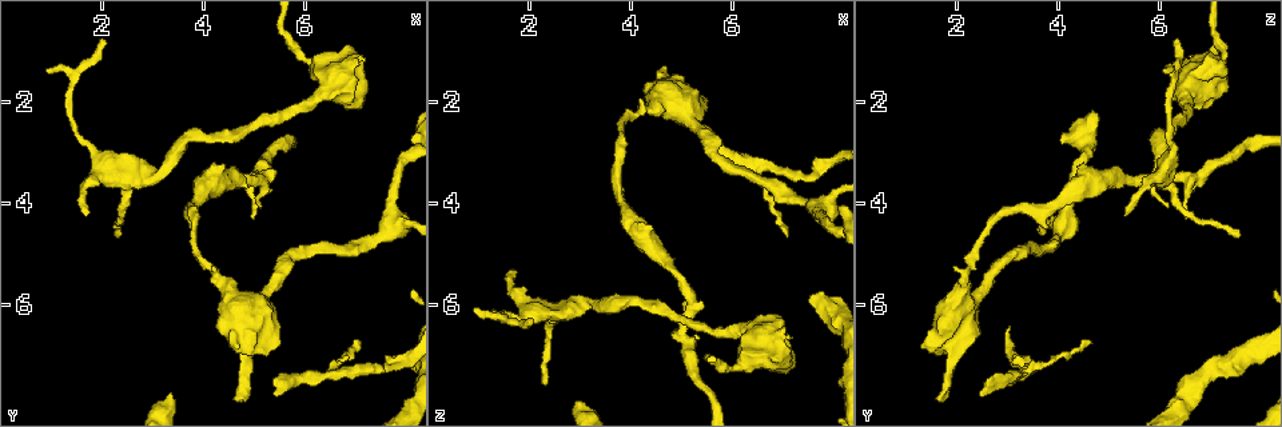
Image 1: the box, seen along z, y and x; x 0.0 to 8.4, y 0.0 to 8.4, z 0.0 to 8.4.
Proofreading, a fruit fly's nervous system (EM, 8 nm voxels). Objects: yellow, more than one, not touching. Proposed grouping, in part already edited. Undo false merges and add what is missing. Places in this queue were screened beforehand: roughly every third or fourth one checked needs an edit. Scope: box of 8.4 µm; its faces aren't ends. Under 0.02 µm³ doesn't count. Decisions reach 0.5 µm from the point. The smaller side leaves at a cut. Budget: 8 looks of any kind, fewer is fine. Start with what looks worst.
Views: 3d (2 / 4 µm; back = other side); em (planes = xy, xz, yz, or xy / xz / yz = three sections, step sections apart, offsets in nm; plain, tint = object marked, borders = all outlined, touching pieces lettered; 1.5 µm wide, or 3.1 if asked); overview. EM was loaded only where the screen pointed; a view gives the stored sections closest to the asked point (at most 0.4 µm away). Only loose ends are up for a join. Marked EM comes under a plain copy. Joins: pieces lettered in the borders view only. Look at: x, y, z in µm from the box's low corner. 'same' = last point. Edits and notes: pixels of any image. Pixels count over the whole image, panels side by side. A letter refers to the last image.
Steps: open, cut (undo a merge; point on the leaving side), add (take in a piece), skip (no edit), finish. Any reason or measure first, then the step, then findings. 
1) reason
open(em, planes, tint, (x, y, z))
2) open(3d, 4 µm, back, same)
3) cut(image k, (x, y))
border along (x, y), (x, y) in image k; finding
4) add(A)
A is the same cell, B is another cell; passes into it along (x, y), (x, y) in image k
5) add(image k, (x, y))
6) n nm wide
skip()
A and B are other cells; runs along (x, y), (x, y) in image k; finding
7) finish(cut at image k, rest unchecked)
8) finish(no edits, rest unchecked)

tapers out
open(em, planes, borders, (2.25, 4.60, 7.60))

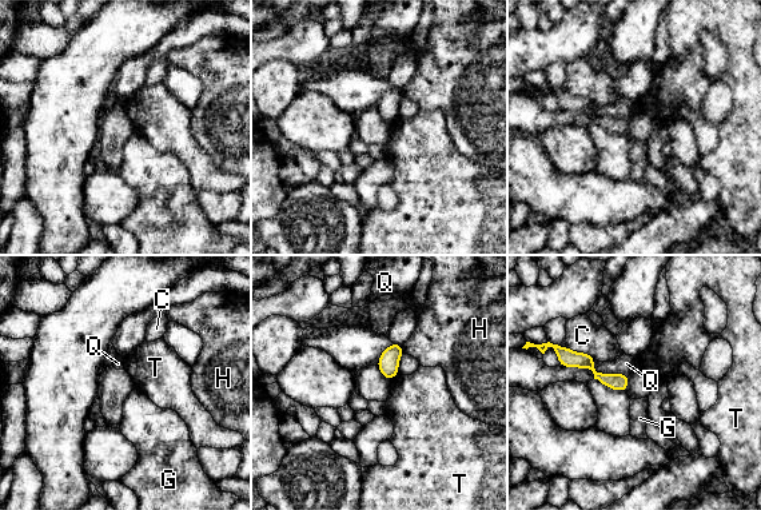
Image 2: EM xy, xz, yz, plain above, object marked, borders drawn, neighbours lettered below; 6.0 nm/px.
skip()
C, G, H, Q and T are other cells; runs along (561, 355), (624, 385) in image 2; no lettered piece goes on from it

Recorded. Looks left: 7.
branch stops here
open(3d, 2 µm, back, (1.70, 4.25, 5.30))

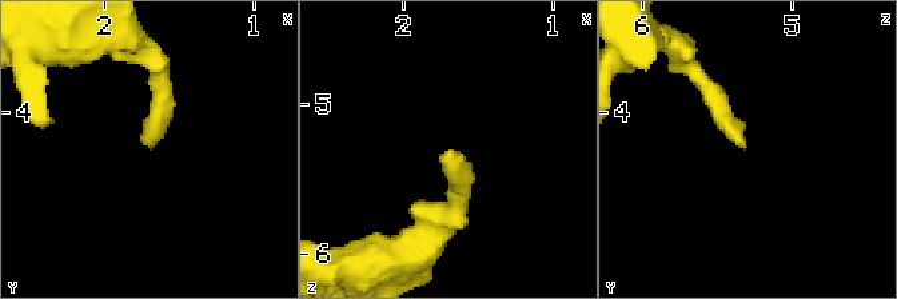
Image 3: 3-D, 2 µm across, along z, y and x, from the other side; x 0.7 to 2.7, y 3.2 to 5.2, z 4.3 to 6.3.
open(em, yz, step 4, borders, (1.68, 4.18, 5.28))

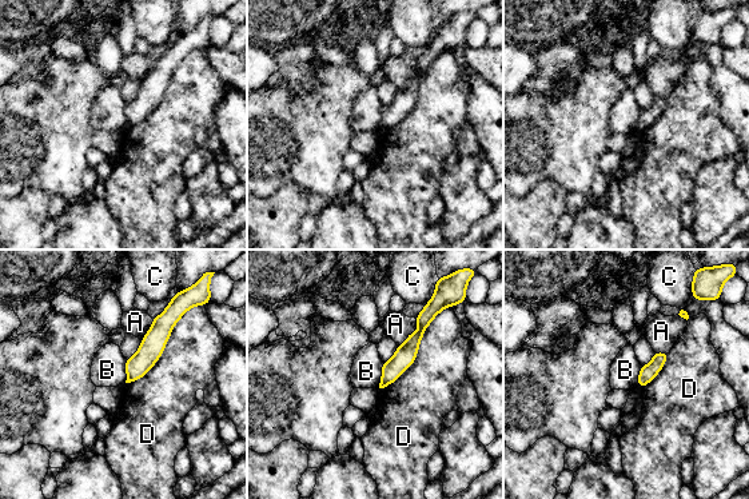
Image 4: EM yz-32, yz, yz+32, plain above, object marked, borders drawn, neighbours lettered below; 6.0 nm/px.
another direction
open(em, planes, borders, same)

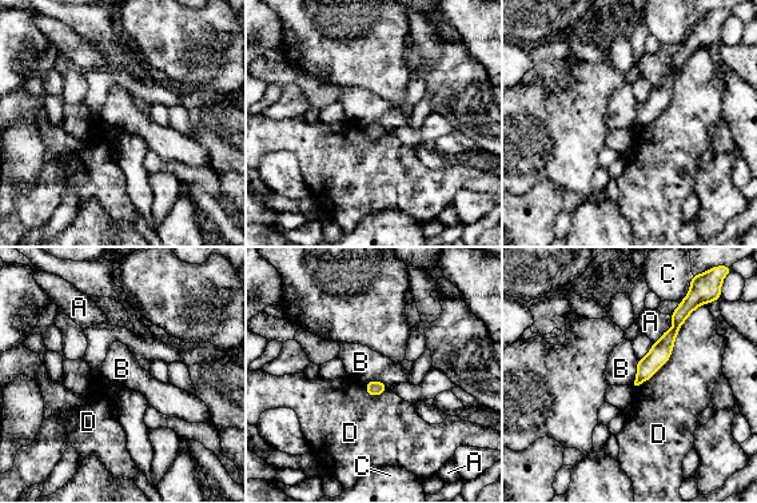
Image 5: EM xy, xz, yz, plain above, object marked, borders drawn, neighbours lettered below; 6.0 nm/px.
skip()
A, B, C and D are other cells; runs along (681, 314), (677, 327), (638, 380) in image 5; no lettered piece goes on from it

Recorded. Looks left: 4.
thick turns thin
open(em, planes, borders, (4.50, 5.55, 2.20))

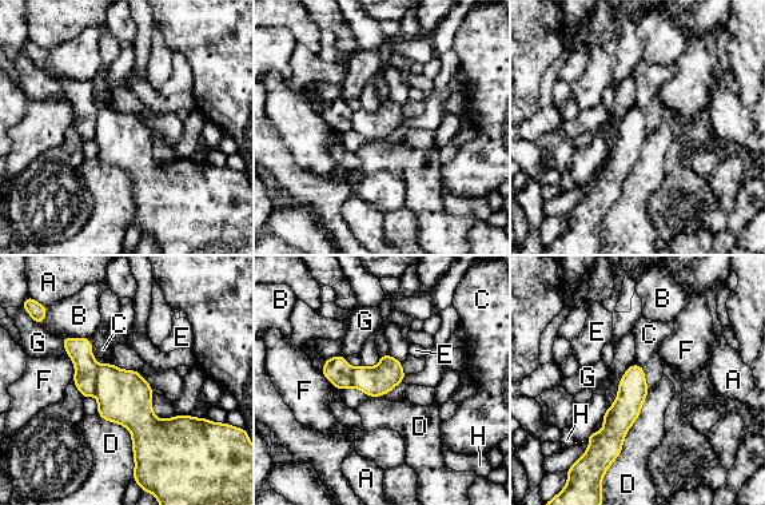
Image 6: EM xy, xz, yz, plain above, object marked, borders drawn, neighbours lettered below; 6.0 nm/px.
cut(image 6, (78, 349))
A, B, C, D, E, F, G and H are other cells; border along (99, 366), (94, 392) in image 6; a second cell is stuck on

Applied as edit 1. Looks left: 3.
finish(cut at image 6, rest unchecked)

